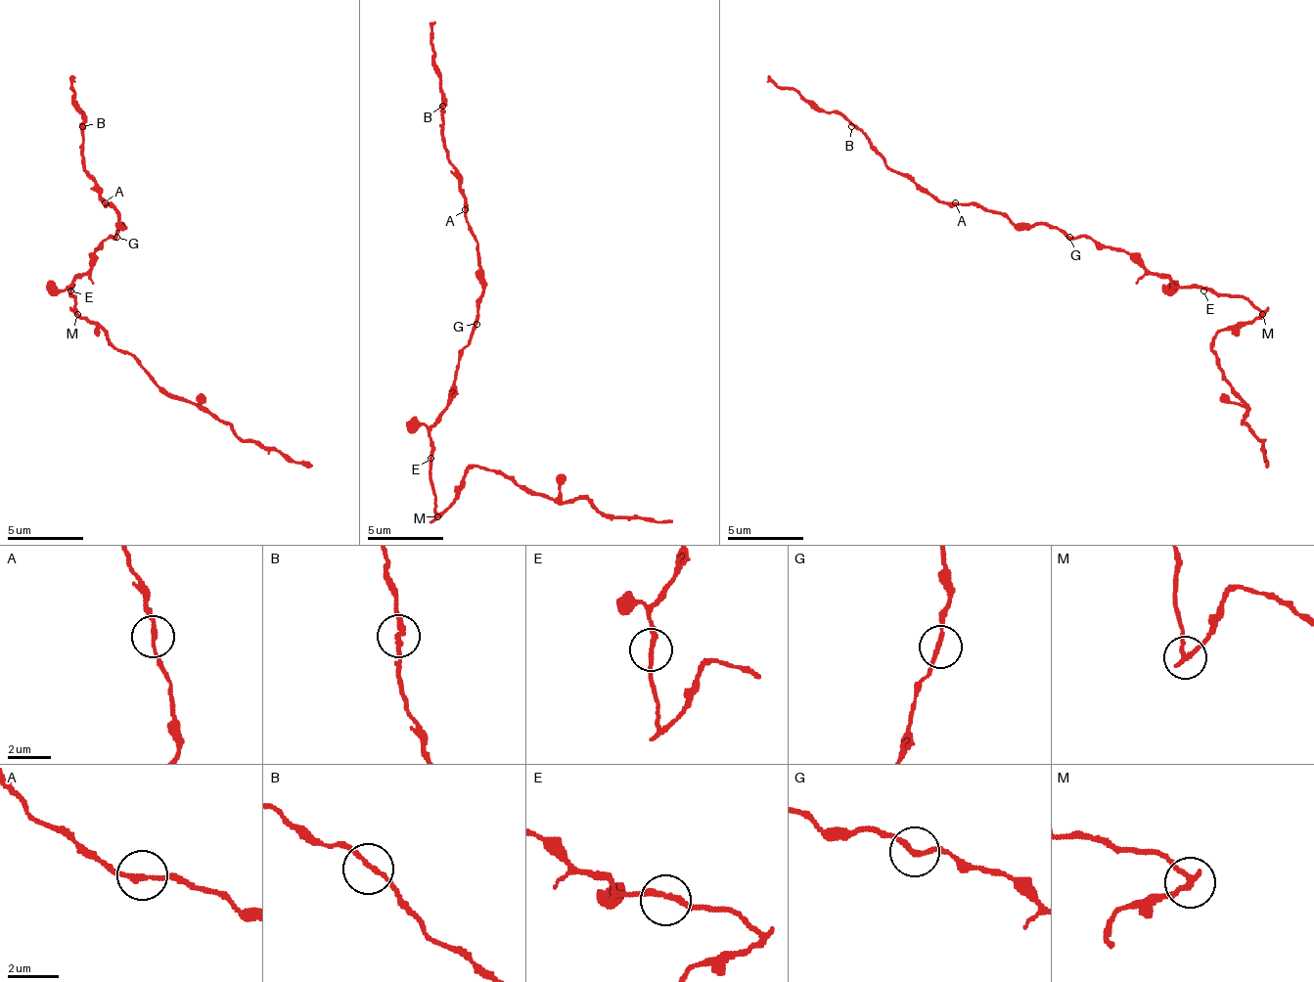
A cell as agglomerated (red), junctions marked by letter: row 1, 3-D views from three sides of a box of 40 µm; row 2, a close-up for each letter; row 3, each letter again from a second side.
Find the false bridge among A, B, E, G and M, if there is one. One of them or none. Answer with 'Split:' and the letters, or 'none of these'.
Split: M

